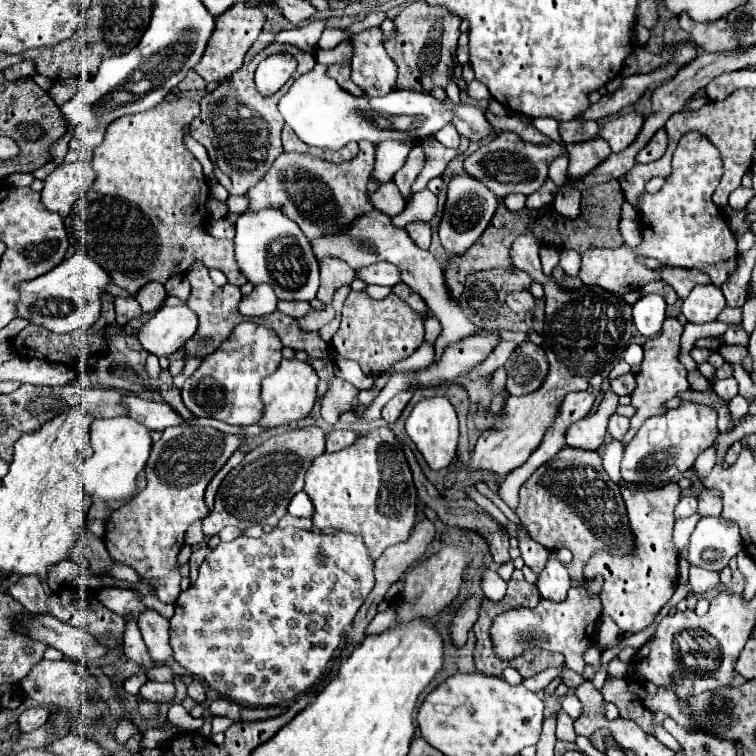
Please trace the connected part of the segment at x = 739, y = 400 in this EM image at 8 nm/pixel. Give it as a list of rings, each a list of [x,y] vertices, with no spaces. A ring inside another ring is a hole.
[[[739,394],[729,401],[728,408],[731,419],[727,432],[731,432],[733,430],[734,420],[741,417],[742,414],[747,413],[749,406],[750,402]]]

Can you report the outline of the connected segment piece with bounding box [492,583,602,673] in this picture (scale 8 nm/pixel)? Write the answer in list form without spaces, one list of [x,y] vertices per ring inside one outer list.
[[[586,584],[573,585],[562,603],[550,601],[540,597],[538,605],[532,609],[519,607],[506,612],[506,615],[496,617],[496,623],[492,625],[492,637],[494,637],[494,647],[496,655],[502,659],[512,659],[520,655],[528,645],[518,645],[518,641],[538,645],[548,651],[558,651],[566,657],[566,665],[576,671],[584,673],[584,651],[592,643],[592,637],[588,635],[593,631],[596,634],[596,624],[602,613],[602,604],[598,597],[588,595]]]

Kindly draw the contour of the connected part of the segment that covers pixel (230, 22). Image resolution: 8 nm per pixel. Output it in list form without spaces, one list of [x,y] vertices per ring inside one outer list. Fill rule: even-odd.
[[[234,1],[234,5],[230,9],[226,9],[222,15],[216,15],[214,33],[212,33],[208,45],[206,45],[206,51],[200,59],[200,63],[194,67],[194,71],[208,83],[210,81],[220,81],[226,75],[238,71],[242,67],[244,55],[248,53],[252,43],[258,39],[264,23],[266,23],[266,15],[258,7],[254,7],[250,3]]]

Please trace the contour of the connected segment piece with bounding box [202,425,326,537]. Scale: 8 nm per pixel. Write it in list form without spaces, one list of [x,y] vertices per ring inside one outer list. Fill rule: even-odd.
[[[316,425],[284,431],[262,441],[242,459],[238,467],[234,467],[226,475],[226,479],[218,487],[212,515],[202,521],[204,537],[220,533],[226,525],[234,525],[238,529],[248,529],[252,525],[276,527],[280,517],[286,515],[290,499],[298,491],[302,491],[304,473],[312,465],[312,461],[324,453],[324,445],[326,433]]]

